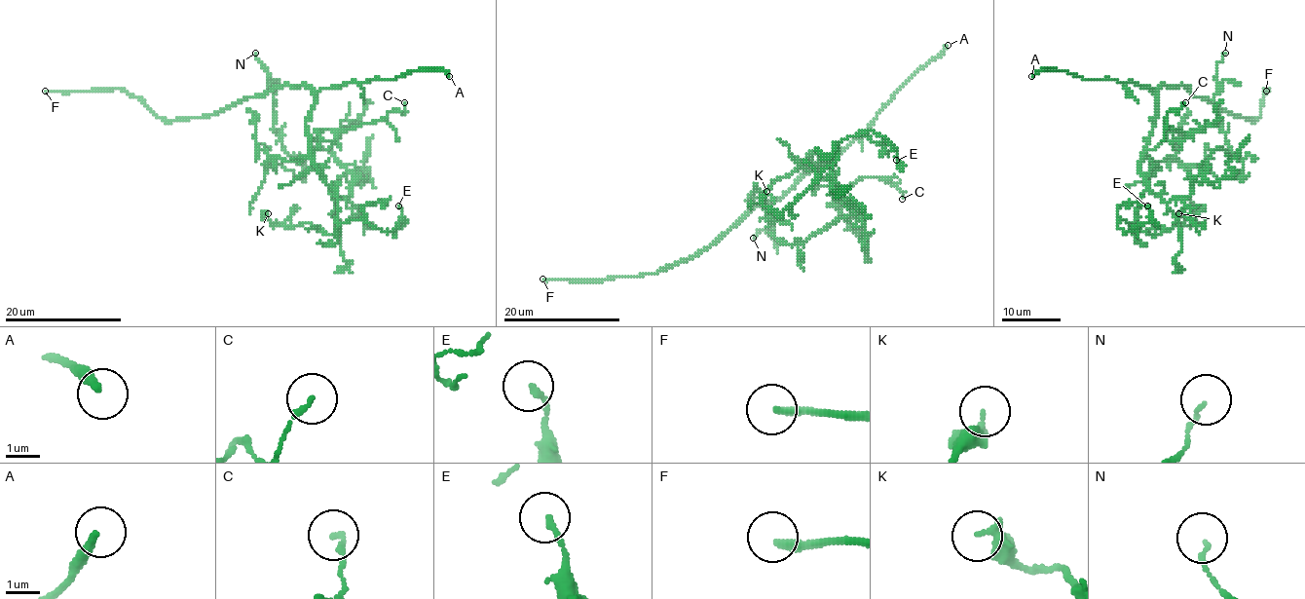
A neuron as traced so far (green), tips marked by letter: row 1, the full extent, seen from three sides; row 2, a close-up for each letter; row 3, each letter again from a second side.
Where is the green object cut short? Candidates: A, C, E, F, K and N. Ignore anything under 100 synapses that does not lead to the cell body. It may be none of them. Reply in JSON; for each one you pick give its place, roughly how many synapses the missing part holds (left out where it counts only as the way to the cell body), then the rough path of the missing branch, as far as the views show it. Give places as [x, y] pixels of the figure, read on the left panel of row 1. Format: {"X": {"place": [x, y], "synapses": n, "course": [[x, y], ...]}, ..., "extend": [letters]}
{"A": {"place": [449, 76]}, "F": {"place": [45, 91], "synapses": 150}, "extend": ["A", "F"]}

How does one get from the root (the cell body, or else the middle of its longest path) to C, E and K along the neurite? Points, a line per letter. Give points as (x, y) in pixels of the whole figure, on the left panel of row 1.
C: (306, 124), (315, 150), (322, 141), (334, 141), (341, 131), (381, 121), (395, 109), (404, 112), (404, 102)
E: (306, 124), (315, 168), (338, 197), (340, 225), (363, 219), (391, 232), (401, 220), (398, 205)
K: (306, 124), (315, 168), (338, 197), (338, 232), (323, 234), (311, 223), (274, 226), (264, 219), (268, 213)

